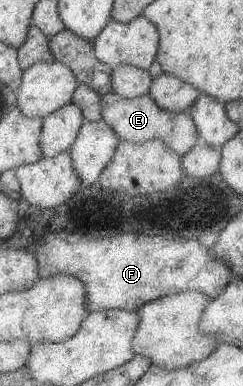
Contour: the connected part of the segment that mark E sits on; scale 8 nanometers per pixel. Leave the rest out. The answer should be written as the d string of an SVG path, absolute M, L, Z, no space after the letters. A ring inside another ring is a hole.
M110 91L107 94L100 95L99 106L101 119L111 127L111 130L114 130L120 141L142 143L159 139L169 150L172 150L180 157L188 150L191 150L193 145L200 143L197 129L189 114L159 108L150 95L126 99L122 95Z

